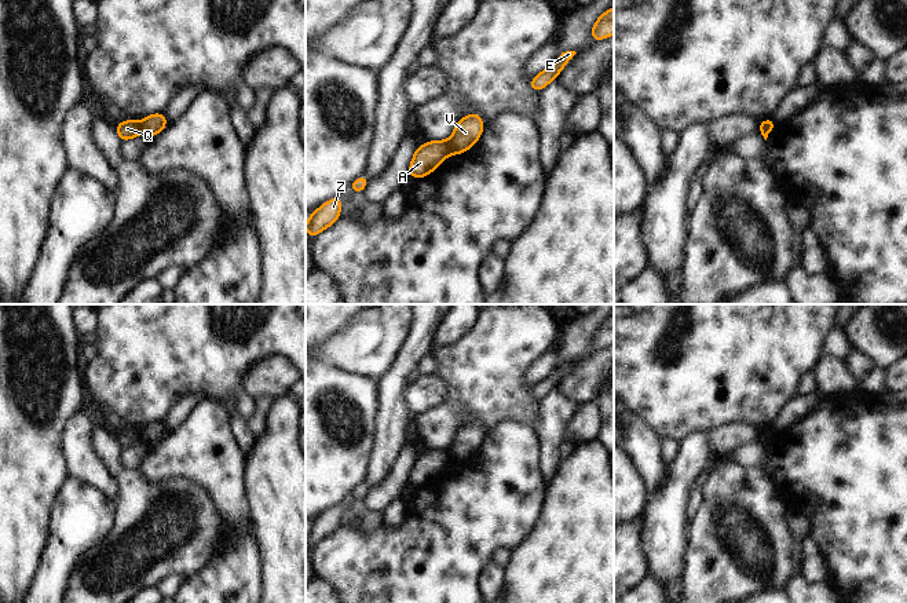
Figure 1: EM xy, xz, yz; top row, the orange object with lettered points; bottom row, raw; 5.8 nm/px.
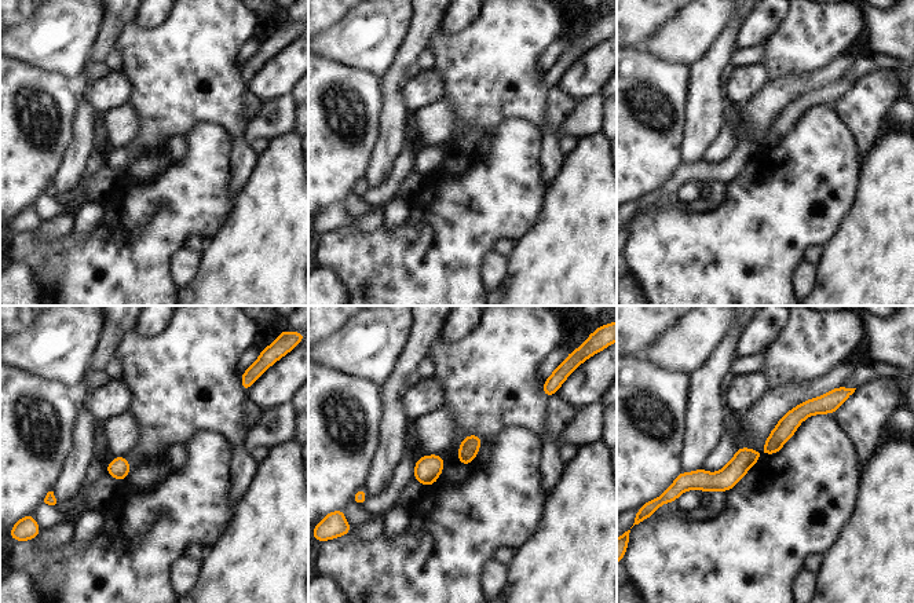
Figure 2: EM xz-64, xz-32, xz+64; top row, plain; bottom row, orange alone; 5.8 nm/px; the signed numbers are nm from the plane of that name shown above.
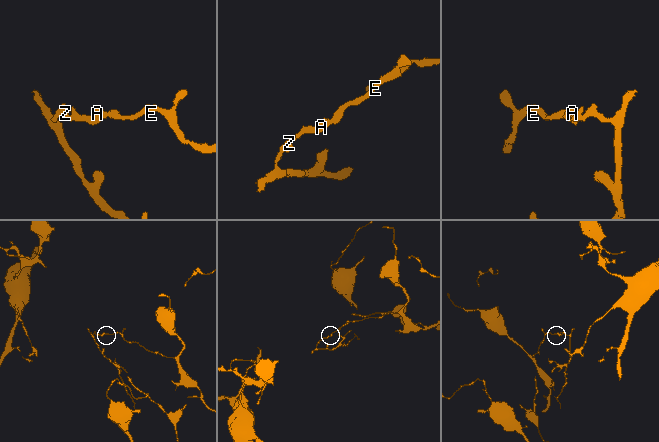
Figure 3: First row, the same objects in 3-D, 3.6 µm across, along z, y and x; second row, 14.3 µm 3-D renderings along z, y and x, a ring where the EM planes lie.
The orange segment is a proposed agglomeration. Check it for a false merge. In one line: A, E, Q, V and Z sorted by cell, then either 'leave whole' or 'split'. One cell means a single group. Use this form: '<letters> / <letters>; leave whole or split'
A Q Z / E V; split

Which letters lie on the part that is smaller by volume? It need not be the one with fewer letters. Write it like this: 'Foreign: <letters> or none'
Foreign: A, Q, Z

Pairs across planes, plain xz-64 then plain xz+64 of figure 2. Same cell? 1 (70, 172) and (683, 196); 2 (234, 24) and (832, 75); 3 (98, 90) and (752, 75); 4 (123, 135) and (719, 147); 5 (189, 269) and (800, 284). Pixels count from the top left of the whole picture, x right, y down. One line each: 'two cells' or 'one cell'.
1: two cells
2: two cells
3: one cell
4: two cells
5: one cell

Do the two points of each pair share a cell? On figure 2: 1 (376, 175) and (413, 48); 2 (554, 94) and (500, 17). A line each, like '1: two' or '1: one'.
1: one
2: two

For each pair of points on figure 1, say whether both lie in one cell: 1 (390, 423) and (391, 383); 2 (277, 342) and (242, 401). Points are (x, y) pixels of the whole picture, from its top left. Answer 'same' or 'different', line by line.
1: same
2: different

